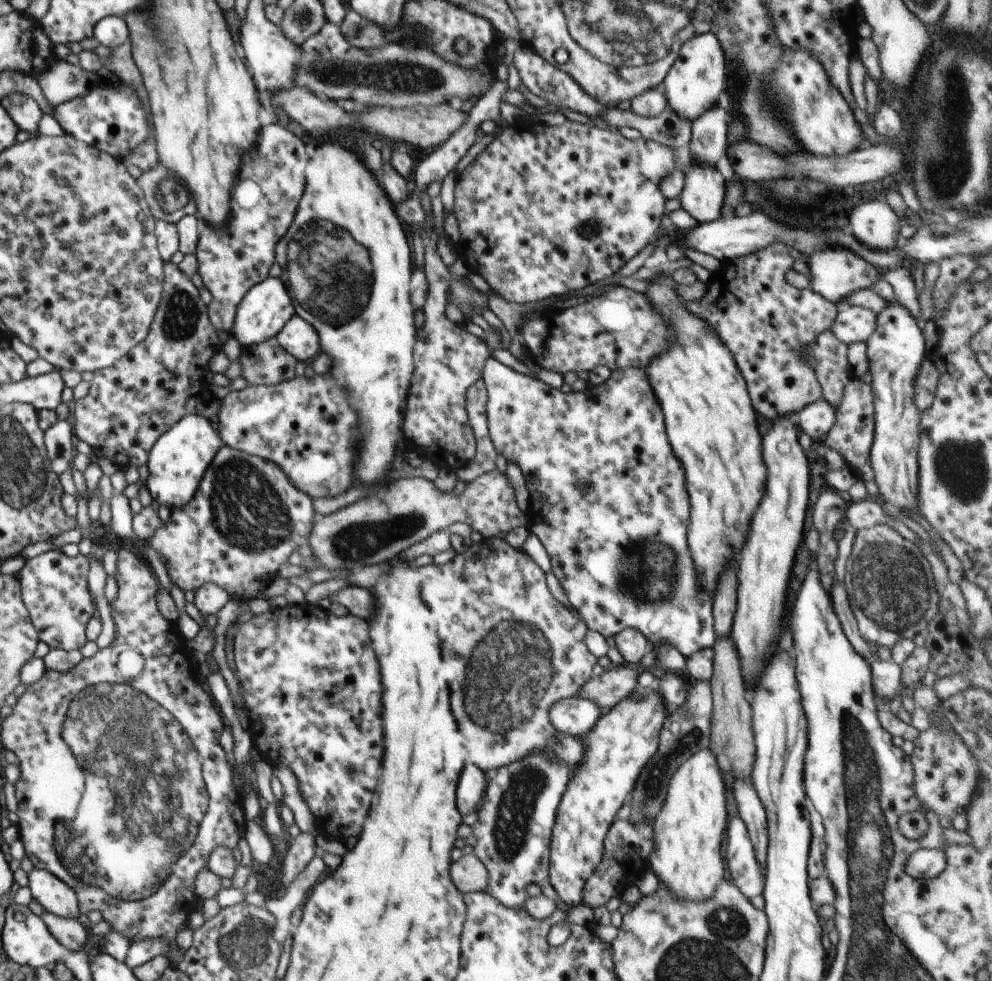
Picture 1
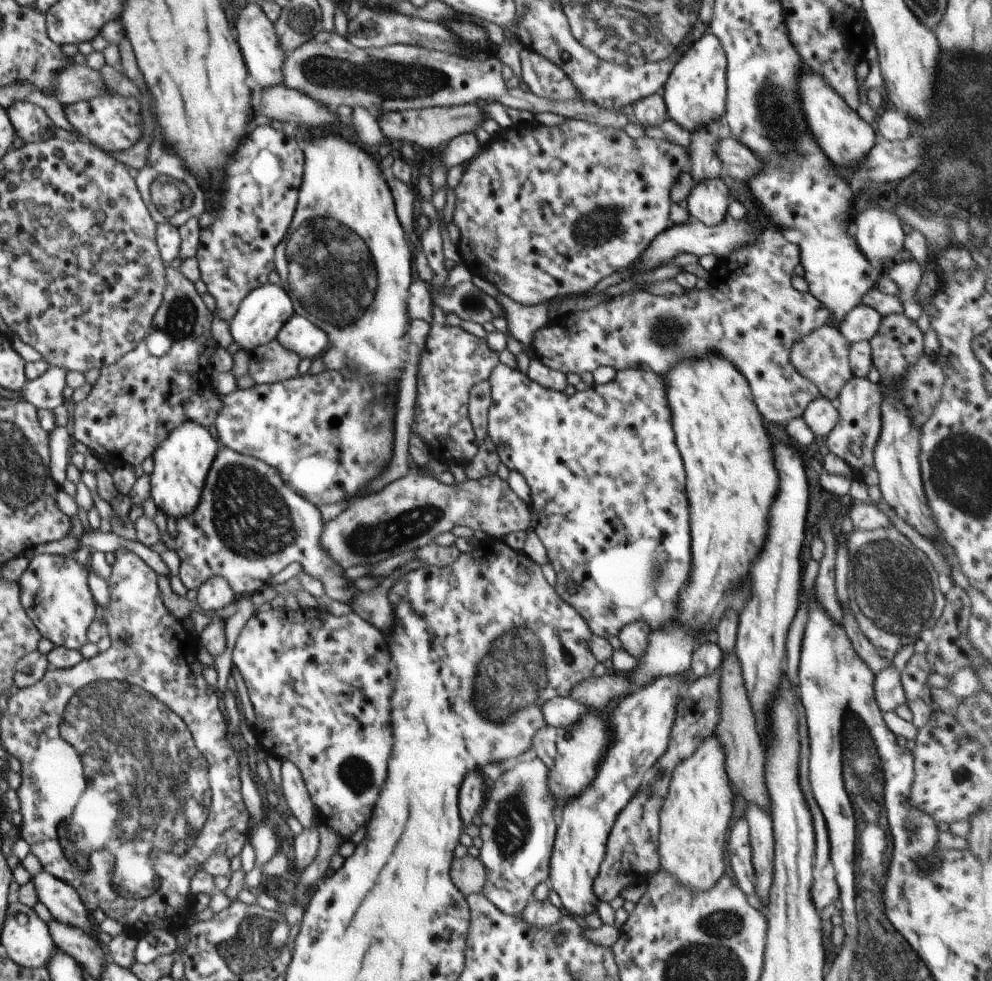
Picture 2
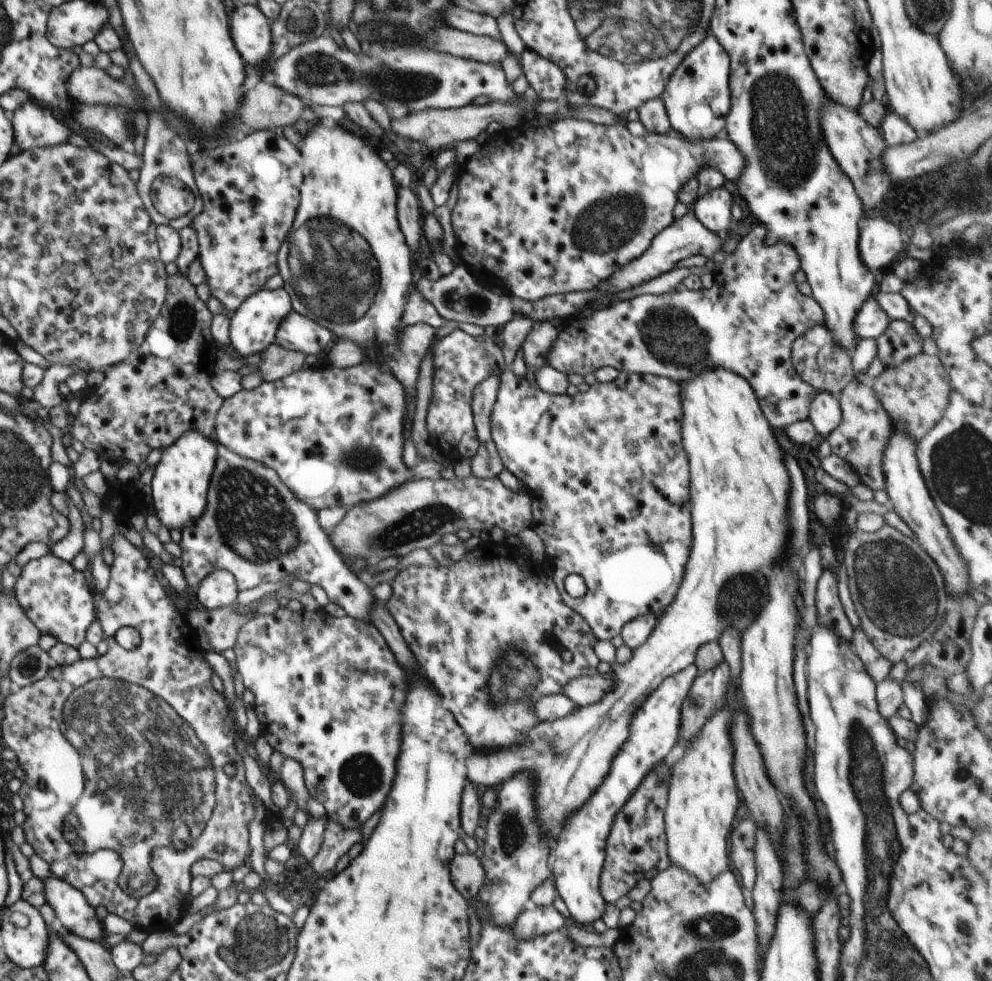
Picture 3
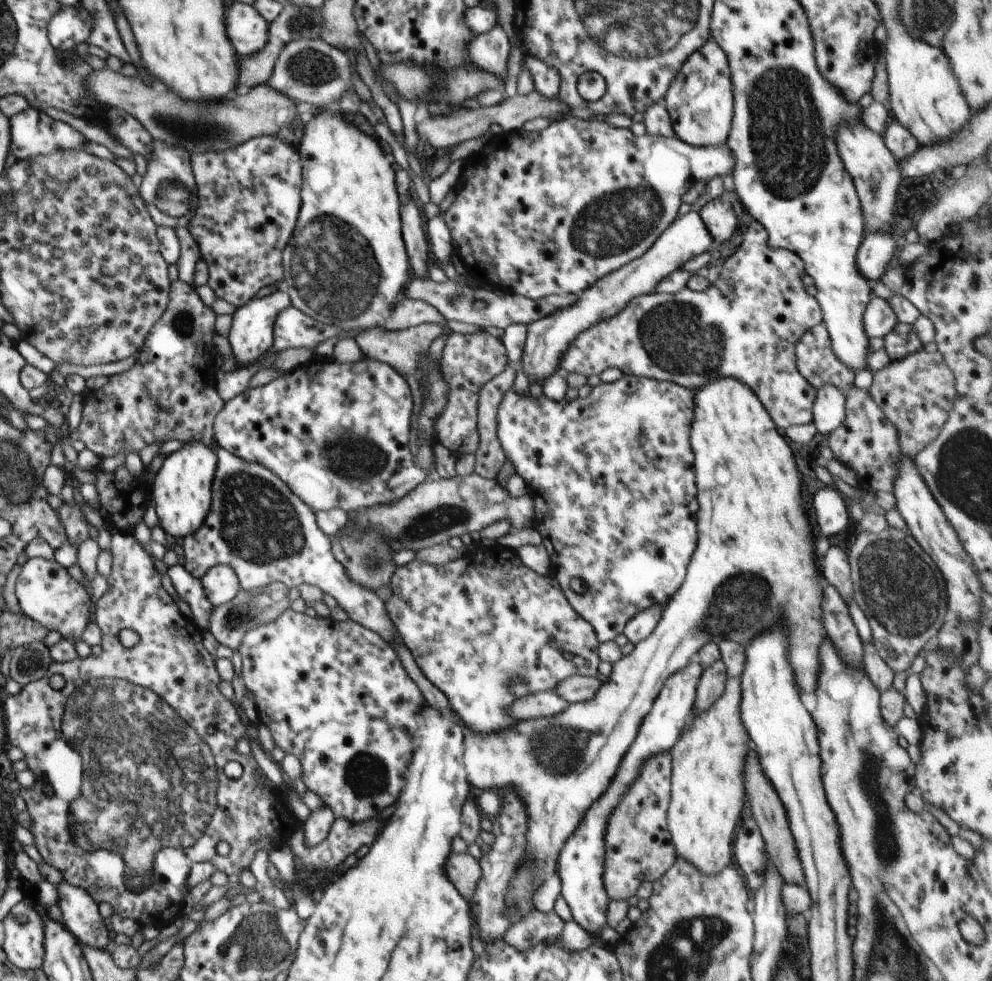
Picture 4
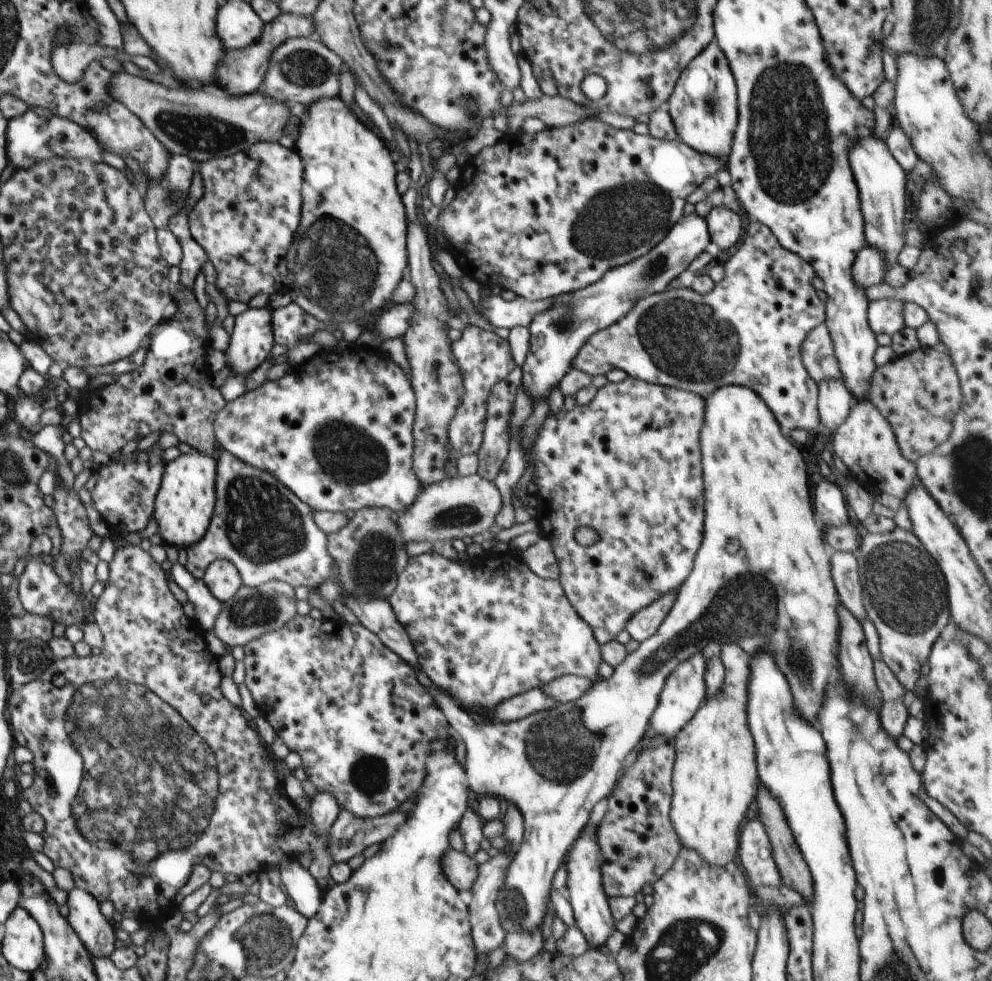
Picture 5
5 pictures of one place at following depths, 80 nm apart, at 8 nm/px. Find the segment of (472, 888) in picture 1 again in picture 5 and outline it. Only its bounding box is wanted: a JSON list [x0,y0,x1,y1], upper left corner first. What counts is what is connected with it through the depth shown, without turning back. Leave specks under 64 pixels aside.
[440,847,479,892]

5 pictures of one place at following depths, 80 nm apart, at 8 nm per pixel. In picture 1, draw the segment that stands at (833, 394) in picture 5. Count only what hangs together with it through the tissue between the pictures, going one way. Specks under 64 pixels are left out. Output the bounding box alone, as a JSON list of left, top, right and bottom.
[796,399,835,443]

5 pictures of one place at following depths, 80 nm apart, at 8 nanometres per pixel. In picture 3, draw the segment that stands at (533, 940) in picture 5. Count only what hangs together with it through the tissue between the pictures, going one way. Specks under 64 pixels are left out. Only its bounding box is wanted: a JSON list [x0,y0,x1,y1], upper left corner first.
[511,905,565,939]

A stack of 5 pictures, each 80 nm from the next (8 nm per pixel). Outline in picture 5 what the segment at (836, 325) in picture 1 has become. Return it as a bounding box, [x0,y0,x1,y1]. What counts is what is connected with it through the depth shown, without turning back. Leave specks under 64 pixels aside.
[867,299,905,335]

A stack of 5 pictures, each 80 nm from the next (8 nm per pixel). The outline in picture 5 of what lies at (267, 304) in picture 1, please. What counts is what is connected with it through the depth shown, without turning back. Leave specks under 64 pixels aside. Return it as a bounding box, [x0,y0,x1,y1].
[225,291,292,376]

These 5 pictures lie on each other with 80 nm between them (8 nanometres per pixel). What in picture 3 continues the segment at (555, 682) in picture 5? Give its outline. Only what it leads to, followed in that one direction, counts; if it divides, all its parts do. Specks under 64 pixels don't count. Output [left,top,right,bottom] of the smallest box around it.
[562,673,615,707]

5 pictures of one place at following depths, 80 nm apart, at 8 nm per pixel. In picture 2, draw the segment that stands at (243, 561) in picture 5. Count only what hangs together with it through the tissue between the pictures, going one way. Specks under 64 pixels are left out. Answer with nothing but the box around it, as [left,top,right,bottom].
[160,445,358,605]

